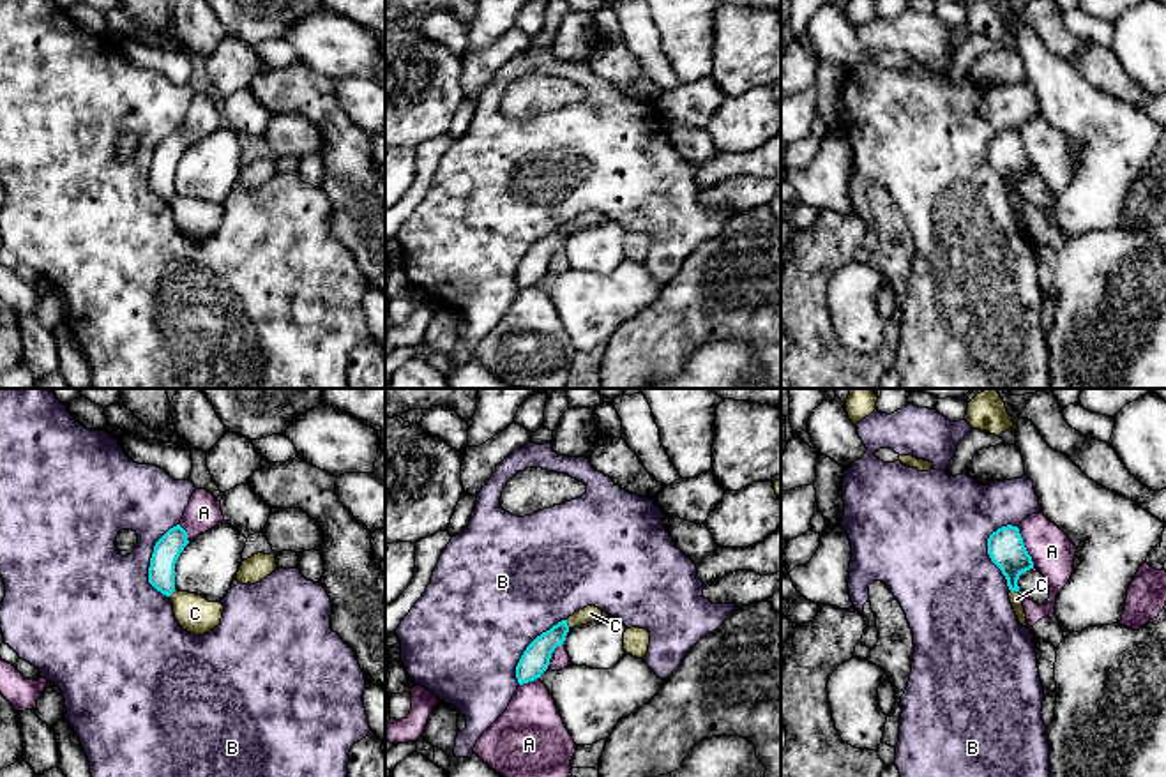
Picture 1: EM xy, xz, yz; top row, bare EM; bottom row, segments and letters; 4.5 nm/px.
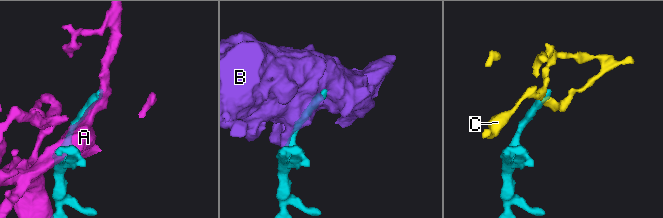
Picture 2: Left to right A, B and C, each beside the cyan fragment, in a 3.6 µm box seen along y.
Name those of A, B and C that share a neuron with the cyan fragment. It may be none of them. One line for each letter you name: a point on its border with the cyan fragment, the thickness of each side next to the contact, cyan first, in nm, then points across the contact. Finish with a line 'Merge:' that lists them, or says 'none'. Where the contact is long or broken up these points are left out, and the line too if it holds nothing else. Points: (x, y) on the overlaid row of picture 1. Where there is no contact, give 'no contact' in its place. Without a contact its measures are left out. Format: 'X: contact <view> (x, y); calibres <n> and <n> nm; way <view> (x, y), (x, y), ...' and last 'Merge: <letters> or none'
Merge: none

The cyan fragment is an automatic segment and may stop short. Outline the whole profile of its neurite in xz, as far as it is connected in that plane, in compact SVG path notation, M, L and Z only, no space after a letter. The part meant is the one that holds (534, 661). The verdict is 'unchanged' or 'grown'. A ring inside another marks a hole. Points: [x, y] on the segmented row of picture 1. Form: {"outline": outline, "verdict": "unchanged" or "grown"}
{"outline": "M562 620L549 630L537 636L526 646L516 666L516 678L519 685L541 678L541 675L549 666L551 653L555 652L556 646L564 645L567 632L569 632L567 620Z", "verdict": "unchanged"}

